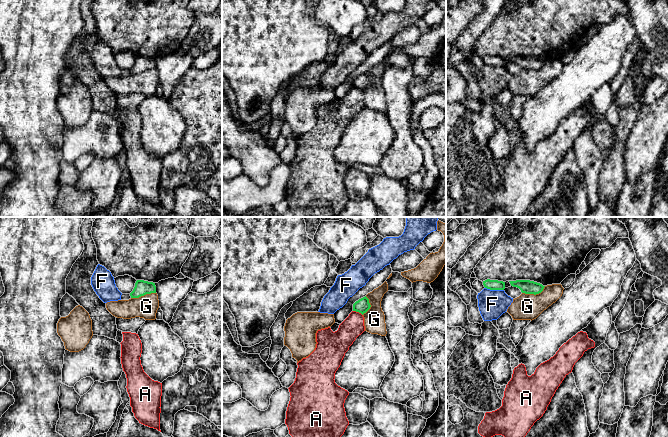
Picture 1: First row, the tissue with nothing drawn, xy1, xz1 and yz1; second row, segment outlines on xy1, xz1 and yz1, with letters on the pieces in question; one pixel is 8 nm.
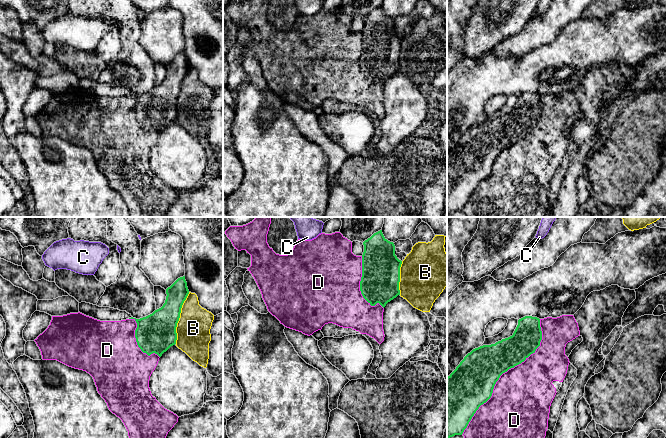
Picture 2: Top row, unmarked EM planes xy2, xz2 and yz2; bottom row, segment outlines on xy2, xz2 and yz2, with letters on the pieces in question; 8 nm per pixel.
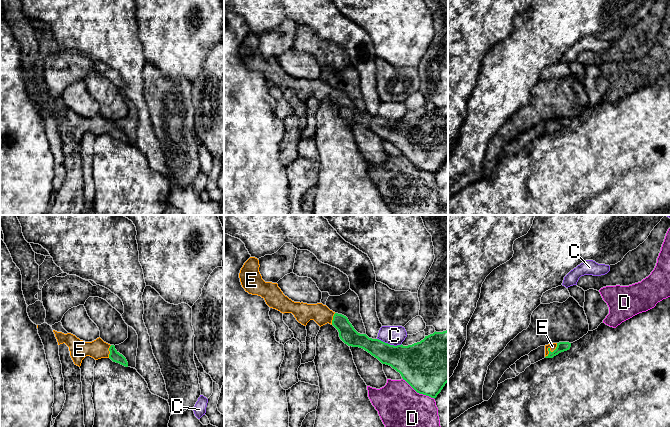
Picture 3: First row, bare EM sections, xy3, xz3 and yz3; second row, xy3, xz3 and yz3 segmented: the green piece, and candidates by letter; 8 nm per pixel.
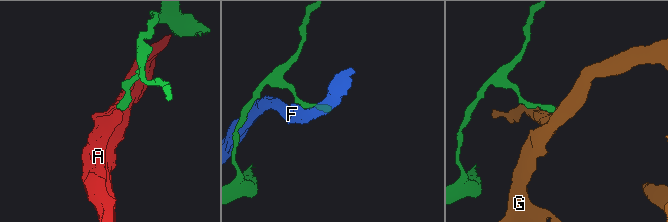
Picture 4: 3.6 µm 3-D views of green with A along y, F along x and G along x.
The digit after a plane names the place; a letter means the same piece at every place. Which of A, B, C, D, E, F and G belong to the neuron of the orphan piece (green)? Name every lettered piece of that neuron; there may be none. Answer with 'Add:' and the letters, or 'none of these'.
Add: E

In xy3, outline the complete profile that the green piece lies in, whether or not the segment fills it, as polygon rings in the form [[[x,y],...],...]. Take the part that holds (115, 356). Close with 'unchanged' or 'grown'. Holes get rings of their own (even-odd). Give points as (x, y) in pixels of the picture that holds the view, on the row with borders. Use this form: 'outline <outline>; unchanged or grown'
outline [[[55,330],[53,332],[58,345],[65,343],[69,347],[70,356],[74,364],[79,367],[86,356],[95,360],[110,358],[113,362],[128,367],[126,358],[115,349],[115,346],[104,342],[100,337],[92,342],[85,342],[71,333],[64,334]]]; grown

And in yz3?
outline [[[559,342],[545,345],[545,358],[553,358],[559,353],[569,350],[570,347],[571,343],[569,342]]]; grown

